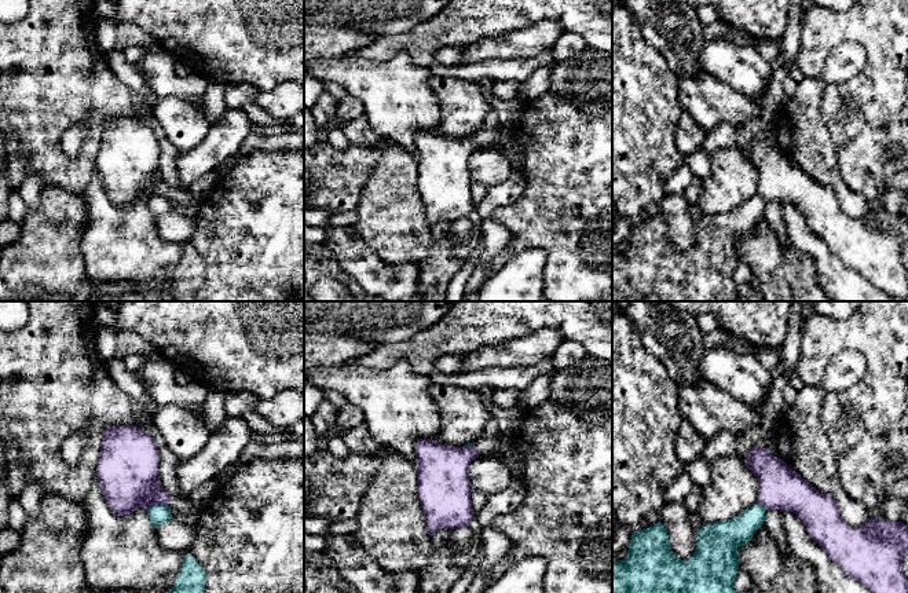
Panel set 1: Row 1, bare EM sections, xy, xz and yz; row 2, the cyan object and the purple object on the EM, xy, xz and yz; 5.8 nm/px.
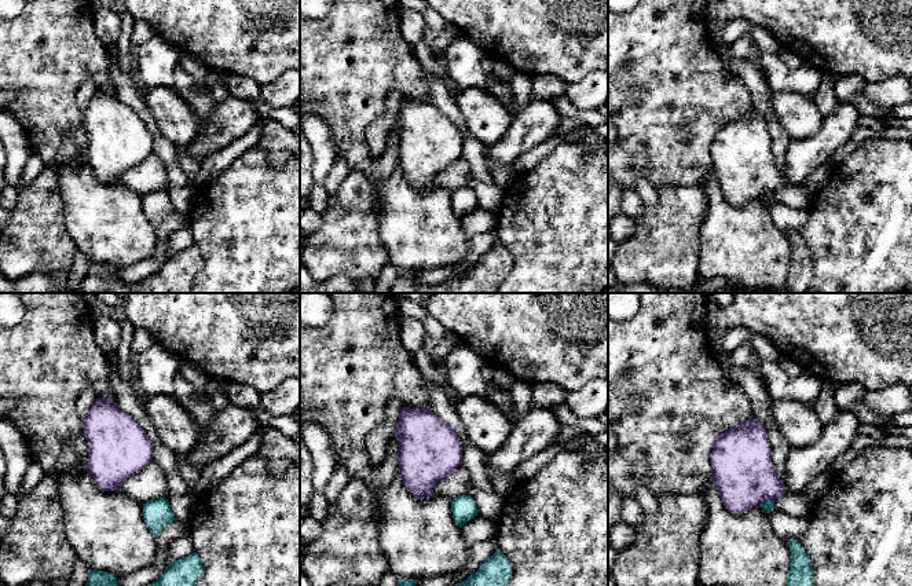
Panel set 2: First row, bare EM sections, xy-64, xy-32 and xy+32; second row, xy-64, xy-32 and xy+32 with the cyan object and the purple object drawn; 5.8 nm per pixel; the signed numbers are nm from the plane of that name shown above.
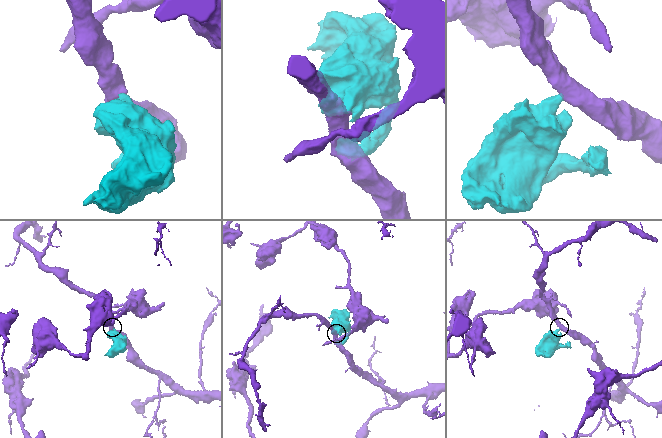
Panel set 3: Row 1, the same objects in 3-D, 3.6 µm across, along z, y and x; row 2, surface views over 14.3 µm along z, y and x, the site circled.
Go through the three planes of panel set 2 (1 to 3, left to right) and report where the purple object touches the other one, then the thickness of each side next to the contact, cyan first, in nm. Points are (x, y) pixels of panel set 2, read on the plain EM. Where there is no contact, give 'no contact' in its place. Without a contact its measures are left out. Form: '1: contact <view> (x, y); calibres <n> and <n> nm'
1: no contact
2: no contact
3: contact xy+32 (766, 191); calibres 70 and 360 nm

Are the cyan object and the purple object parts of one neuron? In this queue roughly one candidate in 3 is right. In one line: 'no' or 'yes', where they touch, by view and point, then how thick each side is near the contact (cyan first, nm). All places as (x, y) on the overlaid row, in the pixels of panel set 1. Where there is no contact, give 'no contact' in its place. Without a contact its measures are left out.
no; meets cyan in xy at (156, 504); 120 nm thick on the cyan side, 360 nm on the other

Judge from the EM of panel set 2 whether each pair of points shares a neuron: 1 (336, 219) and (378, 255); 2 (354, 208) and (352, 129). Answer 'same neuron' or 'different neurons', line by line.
1: same neuron
2: different neurons

